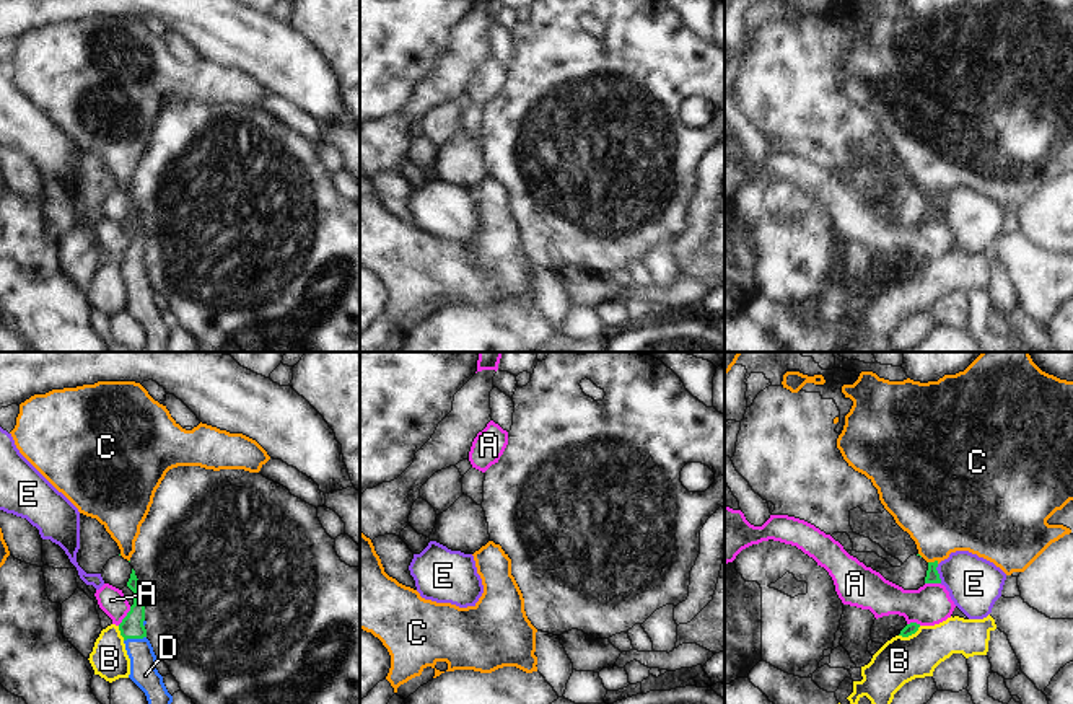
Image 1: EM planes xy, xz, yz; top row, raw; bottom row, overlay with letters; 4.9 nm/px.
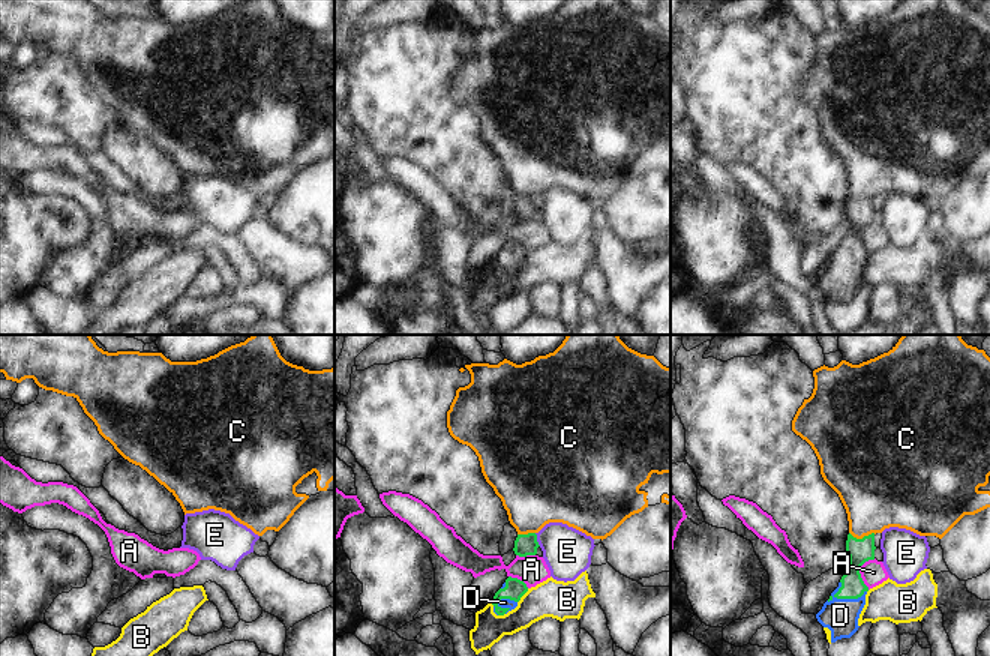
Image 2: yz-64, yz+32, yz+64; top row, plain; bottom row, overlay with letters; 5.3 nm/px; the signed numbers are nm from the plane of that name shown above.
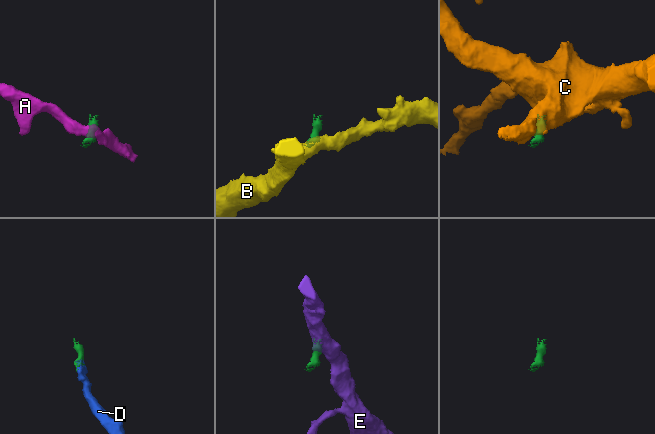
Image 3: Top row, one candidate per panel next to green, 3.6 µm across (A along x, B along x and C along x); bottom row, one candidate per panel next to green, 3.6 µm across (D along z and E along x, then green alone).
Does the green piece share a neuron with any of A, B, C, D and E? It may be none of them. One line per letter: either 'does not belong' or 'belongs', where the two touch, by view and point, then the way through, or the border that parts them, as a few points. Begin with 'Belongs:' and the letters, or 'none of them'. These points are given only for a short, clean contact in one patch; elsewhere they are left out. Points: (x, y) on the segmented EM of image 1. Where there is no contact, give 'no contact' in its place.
Belongs: C, D
A: does not belong; meets green in xy at (126, 616); border along xy (131, 607), (118, 624)
B: does not belong; meets green in yz at (909, 634); border along yz (920, 626), (907, 636), (899, 636)
C: belongs; meets green in yz at (935, 561); runs through yz (932, 574), (935, 561), (935, 538), (943, 512)
D: belongs; meets green in xy at (134, 638); runs through xy (132, 626), (134, 638), (142, 655), (144, 673)
E: does not belong; meets green in yz at (938, 574); border along yz (937, 564), (941, 582)

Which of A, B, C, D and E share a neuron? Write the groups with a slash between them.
A / B / C D / E

